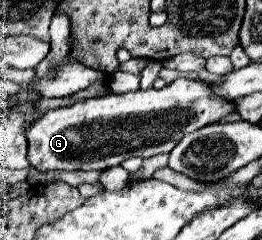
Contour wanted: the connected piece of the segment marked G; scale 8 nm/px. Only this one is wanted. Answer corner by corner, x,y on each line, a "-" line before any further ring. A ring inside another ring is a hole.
178,78
172,84
164,86
162,90
138,90
128,94
108,94
100,98
90,98
84,102
76,102
66,108
50,110
42,118
38,118
26,130
28,136
28,160
30,164
40,170
106,170
112,166
120,166
124,160
132,156
150,158
160,152
170,152
186,134
214,124
226,116
234,114
234,102
222,100
222,96
214,96
214,88
210,82
202,80
186,80

